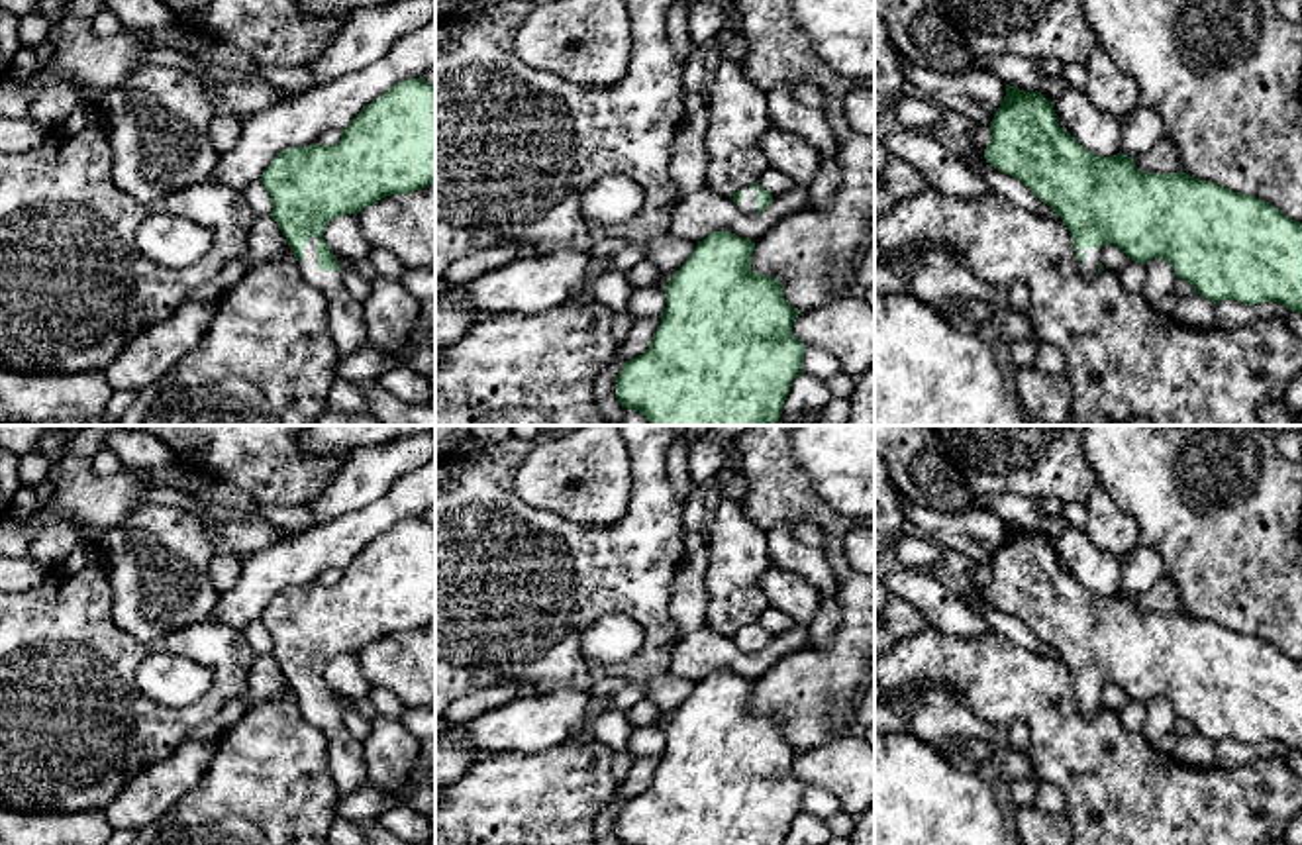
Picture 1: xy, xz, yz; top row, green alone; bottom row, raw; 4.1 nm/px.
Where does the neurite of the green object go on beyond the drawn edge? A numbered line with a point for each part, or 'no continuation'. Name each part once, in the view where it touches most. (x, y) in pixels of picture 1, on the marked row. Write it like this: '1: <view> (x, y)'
1: xy (346, 320)

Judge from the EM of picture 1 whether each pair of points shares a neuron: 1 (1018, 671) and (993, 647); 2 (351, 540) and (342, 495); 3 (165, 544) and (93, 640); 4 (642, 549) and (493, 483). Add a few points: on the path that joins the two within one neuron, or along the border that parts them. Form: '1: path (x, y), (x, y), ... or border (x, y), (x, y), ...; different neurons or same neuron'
1: path (1012, 667), (999, 653); same neuron
2: border (387, 493), (359, 508), (310, 526); different neurons
3: border (102, 569), (110, 587), (110, 618), (148, 644); different neurons
4: path (604, 549), (581, 549), (563, 532), (526, 518); same neuron

